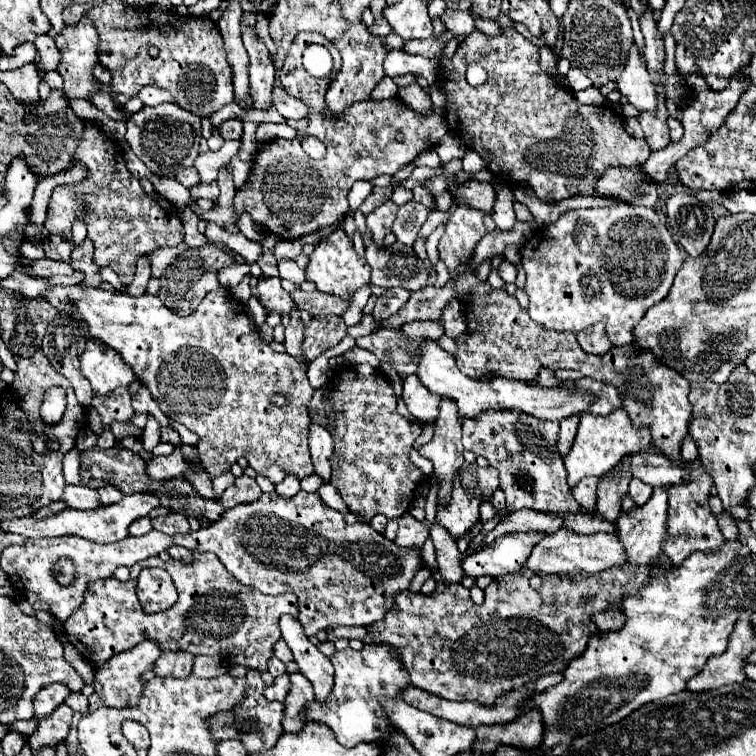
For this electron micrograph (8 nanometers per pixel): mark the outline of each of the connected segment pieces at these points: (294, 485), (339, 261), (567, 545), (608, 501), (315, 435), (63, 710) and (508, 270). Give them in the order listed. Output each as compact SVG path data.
M285 477L279 485L275 485L275 491L281 495L281 497L293 497L299 493L299 479L297 477Z
M335 229L309 255L309 265L305 269L305 277L307 277L307 281L315 283L315 287L319 291L331 293L331 295L339 295L341 299L349 301L357 289L369 285L369 281L371 281L371 267L367 265L367 261L363 257L359 257L355 253L353 243L347 237L347 233L343 229Z
M563 529L559 533L551 533L543 537L531 549L531 555L525 561L525 567L535 573L573 573L575 569L579 569L593 575L615 565L627 567L627 555L623 553L623 545L619 545L617 535L611 535L611 533L581 535L581 533L563 531Z
M623 457L623 461L611 469L611 473L605 473L599 481L597 513L601 513L607 521L617 521L621 513L621 497L627 493L631 477L629 457Z
M311 423L309 427L309 451L311 451L311 461L315 467L315 473L323 479L323 483L329 483L331 479L331 435L327 429L321 425Z
M59 705L59 709L55 709L49 717L43 717L39 721L39 729L37 733L33 733L29 737L29 745L31 749L39 749L43 745L55 745L61 743L71 727L71 717L73 717L73 709L67 709L67 705Z
M503 261L503 263L499 265L499 275L501 275L501 279L503 279L505 283L515 283L517 269L515 269L515 265L513 265L513 263L509 263L509 261Z

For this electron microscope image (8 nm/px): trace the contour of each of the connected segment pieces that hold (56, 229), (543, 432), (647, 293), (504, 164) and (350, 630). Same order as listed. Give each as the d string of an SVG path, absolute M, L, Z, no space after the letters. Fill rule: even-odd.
M87 121L83 141L79 141L79 149L75 151L75 161L85 163L89 167L89 173L85 181L77 185L55 189L49 201L45 227L57 235L71 233L73 219L83 219L95 245L95 265L111 267L121 277L121 281L129 285L135 277L135 261L141 255L161 247L179 245L185 239L183 223L177 217L177 209L167 199L157 201L157 197L151 199L143 193L143 189L139 187L139 179L135 179L125 165L121 147L111 137L107 137L95 123Z
M487 413L487 417L463 421L463 447L475 455L483 455L499 471L499 487L511 511L525 507L545 513L571 513L581 509L567 485L563 459L555 447L557 435L557 421L535 421L535 417L523 417L523 413Z
M617 203L609 207L573 209L563 213L557 223L541 229L521 249L521 261L527 275L527 311L533 321L545 325L547 329L573 333L579 333L597 321L605 321L611 343L619 347L633 341L633 327L643 319L647 309L665 299L675 273L683 265L683 255L667 227L659 221L655 209Z
M501 27L497 35L485 35L479 29L471 33L455 51L451 59L451 71L439 69L437 79L445 91L445 121L451 133L455 133L471 151L479 153L487 161L487 169L505 181L527 183L535 195L543 201L561 201L573 195L589 195L591 181L603 175L609 165L639 165L647 161L649 147L643 139L635 139L625 131L623 117L613 107L603 105L579 105L573 93L557 83L539 67L539 47L517 33L513 27ZM467 63L479 63L489 73L487 81L479 87L471 87L465 81Z
M337 627L337 629L333 629L329 635L327 635L327 641L331 641L331 643L335 643L337 639L341 639L341 637L345 637L345 639L363 639L367 635L367 629L365 627Z

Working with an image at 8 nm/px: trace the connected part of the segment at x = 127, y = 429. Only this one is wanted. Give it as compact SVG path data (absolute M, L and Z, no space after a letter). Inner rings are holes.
M111 423L111 431L113 431L113 435L115 435L117 441L121 441L127 435L135 435L135 437L143 435L143 429L135 427L133 423Z

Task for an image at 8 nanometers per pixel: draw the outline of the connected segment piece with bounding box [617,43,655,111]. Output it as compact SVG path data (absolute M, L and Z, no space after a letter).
M635 43L627 55L623 73L617 77L617 89L639 111L655 109L655 87L651 85L651 77Z

